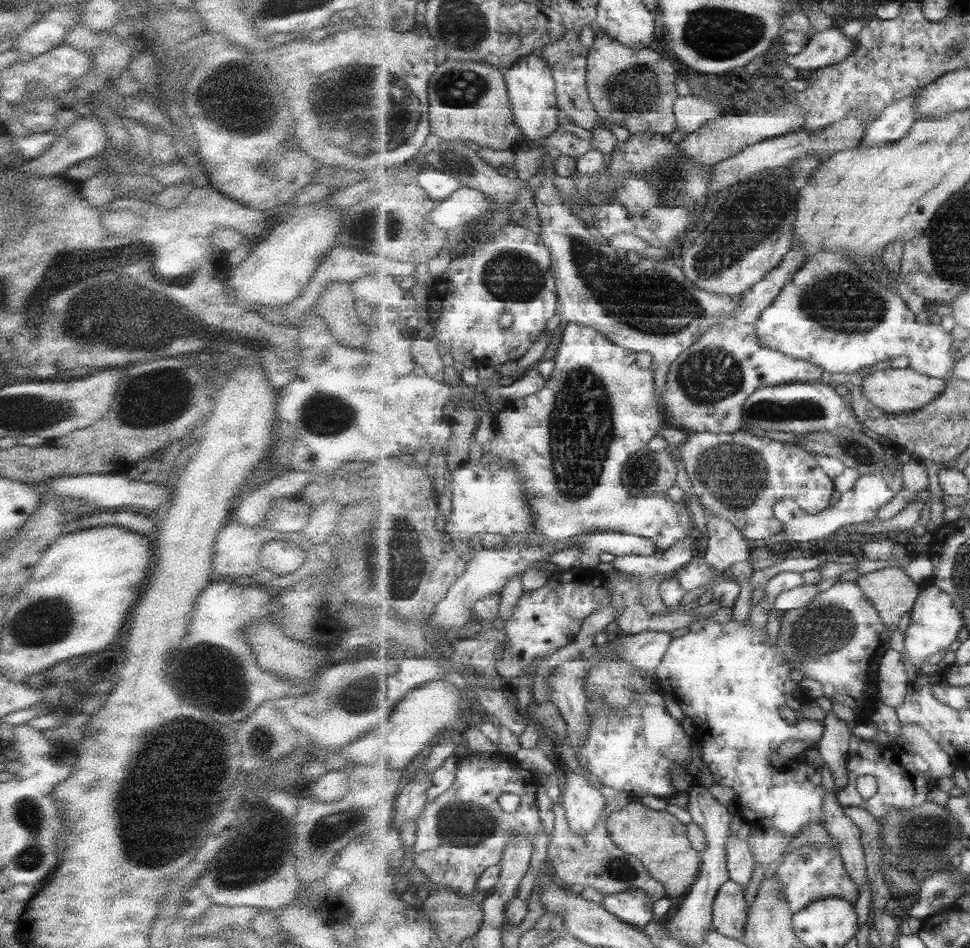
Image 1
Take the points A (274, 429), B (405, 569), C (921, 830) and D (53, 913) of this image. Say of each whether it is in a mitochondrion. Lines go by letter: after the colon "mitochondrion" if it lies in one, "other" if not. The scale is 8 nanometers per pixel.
A: other
B: mitochondrion
C: mitochondrion
D: other

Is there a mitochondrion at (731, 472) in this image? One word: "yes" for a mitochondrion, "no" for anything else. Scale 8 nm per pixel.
yes

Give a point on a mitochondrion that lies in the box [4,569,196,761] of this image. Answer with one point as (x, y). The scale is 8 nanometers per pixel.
(47, 623)

